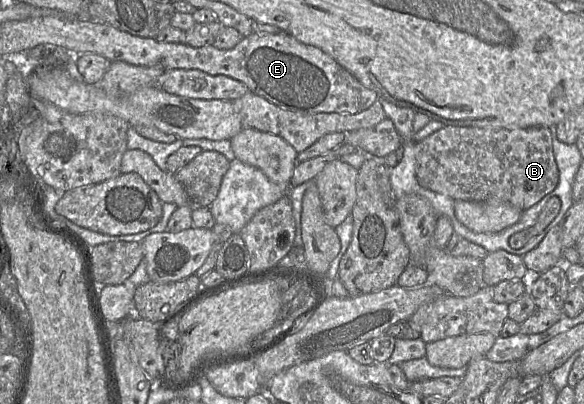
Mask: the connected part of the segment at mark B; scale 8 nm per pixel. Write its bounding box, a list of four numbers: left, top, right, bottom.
[414,125,557,211]

